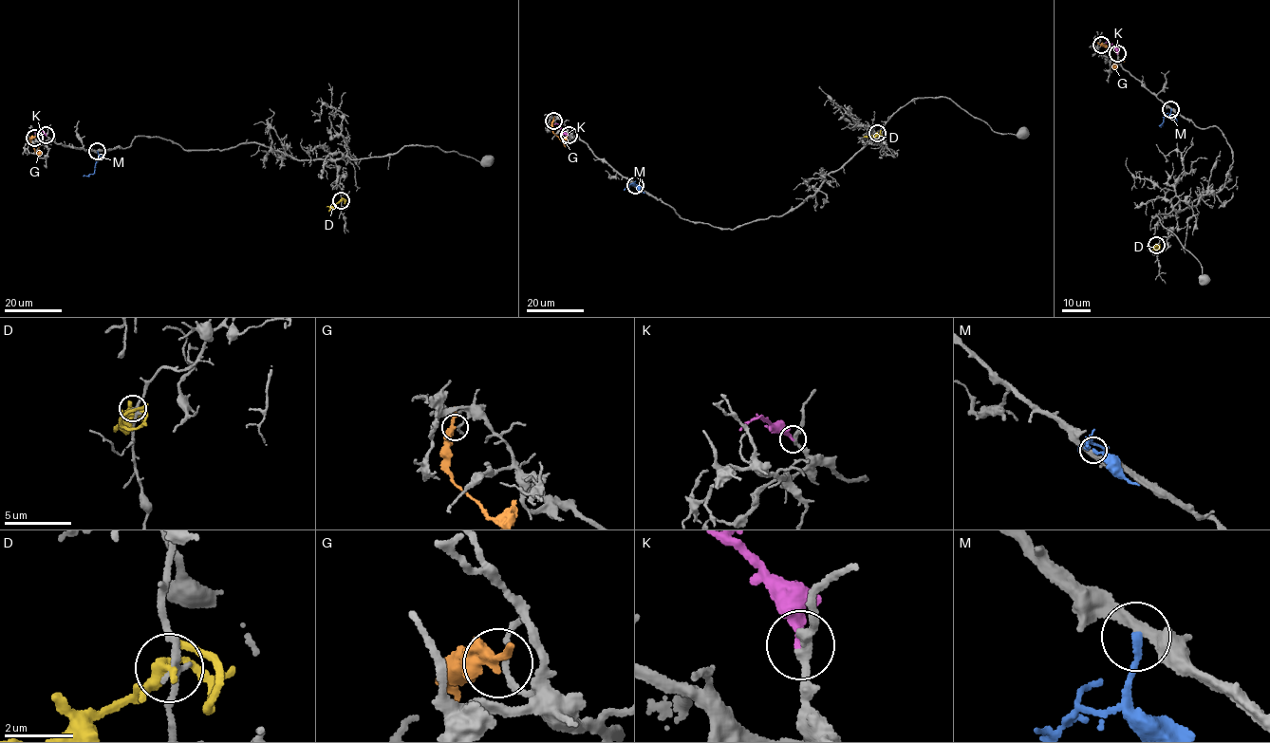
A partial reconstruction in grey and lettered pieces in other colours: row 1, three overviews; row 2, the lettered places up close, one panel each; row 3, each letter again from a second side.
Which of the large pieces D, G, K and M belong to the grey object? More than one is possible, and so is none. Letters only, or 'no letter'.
K

